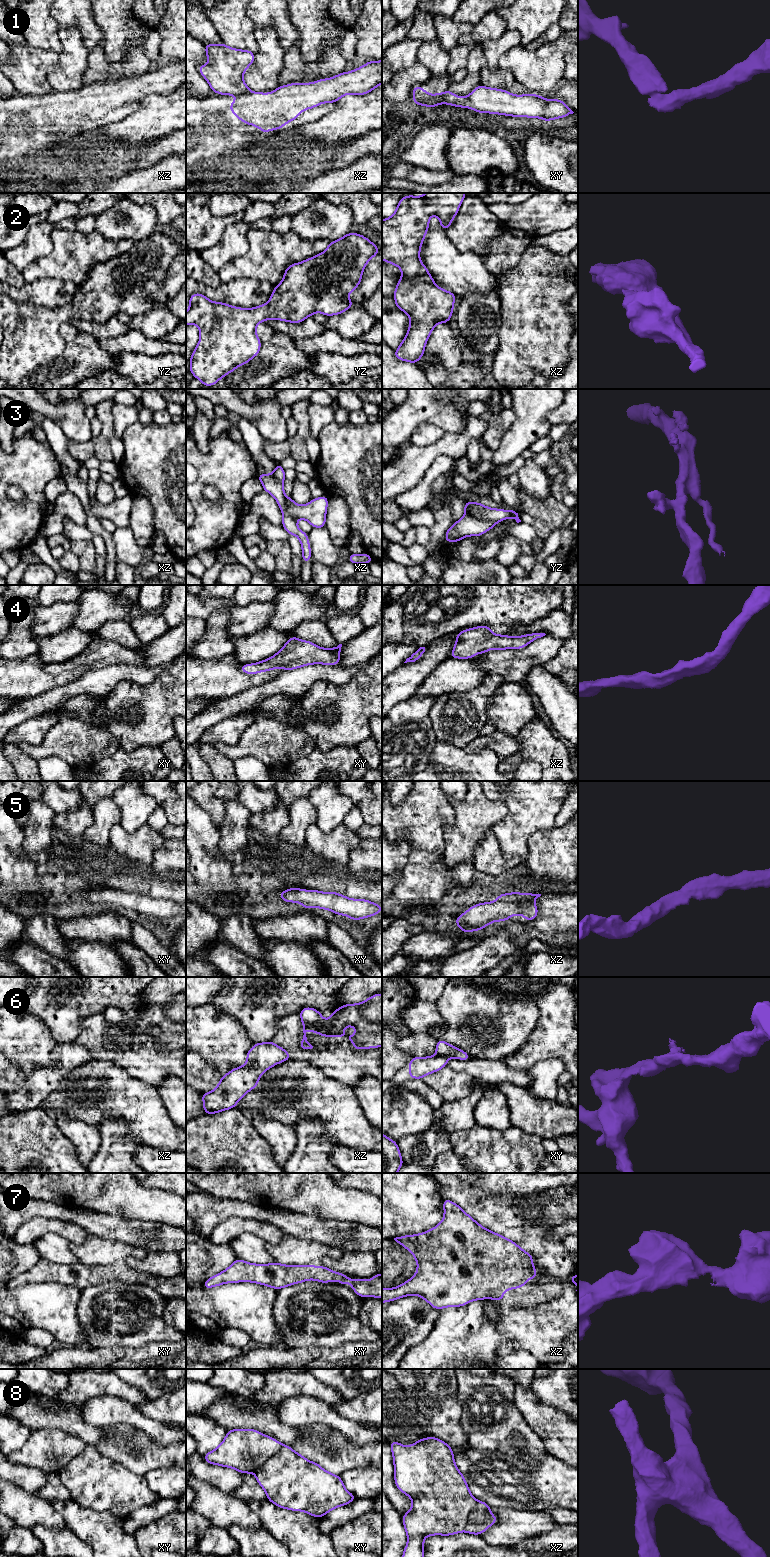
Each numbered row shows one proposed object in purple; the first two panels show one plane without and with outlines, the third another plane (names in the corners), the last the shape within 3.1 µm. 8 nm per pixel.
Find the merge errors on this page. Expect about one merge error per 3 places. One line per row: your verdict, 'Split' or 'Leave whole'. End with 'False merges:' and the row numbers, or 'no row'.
1: Split
2: Leave whole
3: Split
4: Leave whole
5: Leave whole
6: Leave whole
7: Leave whole
8: Split
False merges: 1, 3, 8

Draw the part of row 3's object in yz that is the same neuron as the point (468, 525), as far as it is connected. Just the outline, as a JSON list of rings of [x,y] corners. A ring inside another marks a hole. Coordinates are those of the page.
[[[464,514],[460,520],[453,523],[445,533],[445,542],[457,543],[468,536],[481,536],[492,529],[500,521],[479,520],[469,514]]]

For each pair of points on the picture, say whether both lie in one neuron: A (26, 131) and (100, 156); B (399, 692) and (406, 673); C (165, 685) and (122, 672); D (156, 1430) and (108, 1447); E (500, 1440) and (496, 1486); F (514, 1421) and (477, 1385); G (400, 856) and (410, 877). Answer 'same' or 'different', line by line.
A: different
B: same
C: different
D: different
E: different
F: same
G: different

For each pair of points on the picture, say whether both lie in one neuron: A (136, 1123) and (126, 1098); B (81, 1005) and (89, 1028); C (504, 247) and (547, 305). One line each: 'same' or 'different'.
A: same
B: different
C: different

